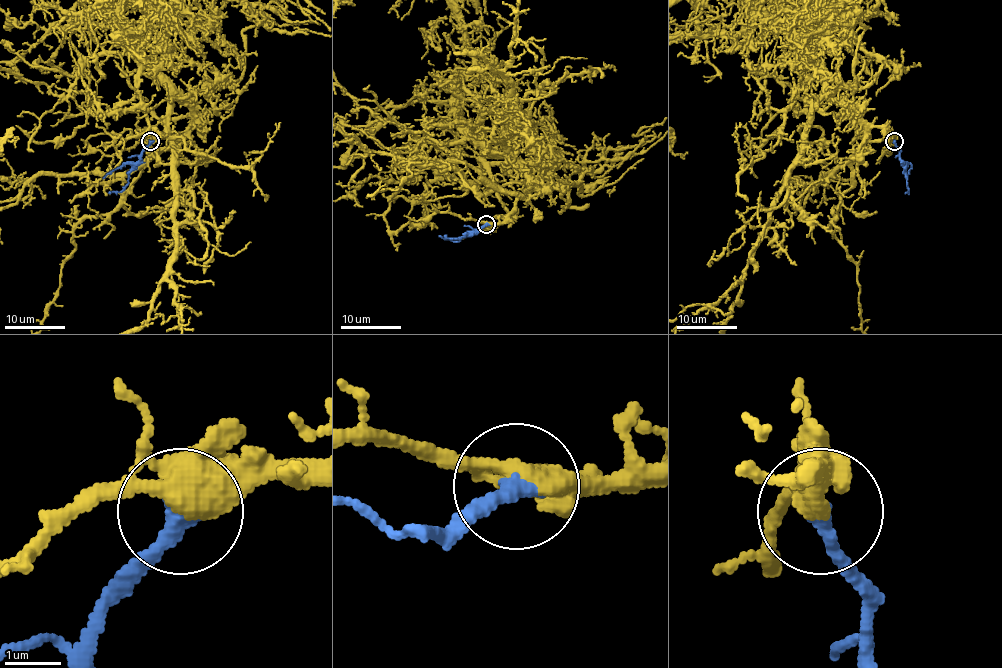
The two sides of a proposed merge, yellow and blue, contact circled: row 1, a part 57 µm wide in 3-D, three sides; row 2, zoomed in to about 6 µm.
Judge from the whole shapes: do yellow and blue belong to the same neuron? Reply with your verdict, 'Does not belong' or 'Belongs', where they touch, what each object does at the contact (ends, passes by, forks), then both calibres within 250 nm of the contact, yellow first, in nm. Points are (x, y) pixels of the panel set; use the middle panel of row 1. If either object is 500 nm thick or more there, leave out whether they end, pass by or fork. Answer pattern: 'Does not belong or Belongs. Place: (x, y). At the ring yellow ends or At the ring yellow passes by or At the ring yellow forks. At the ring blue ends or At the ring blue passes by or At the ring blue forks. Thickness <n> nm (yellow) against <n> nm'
Belongs. Place: (486, 224). At the ring yellow forks. At the ring blue ends. Thickness 360 nm (yellow) against 320 nm

